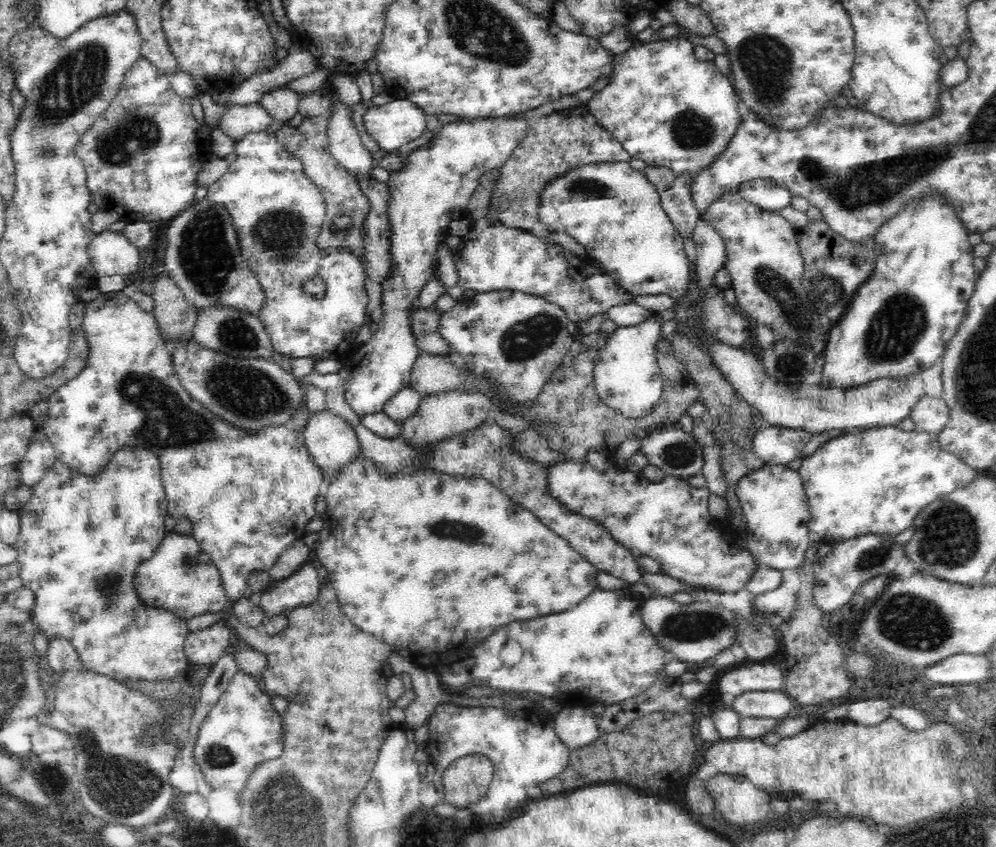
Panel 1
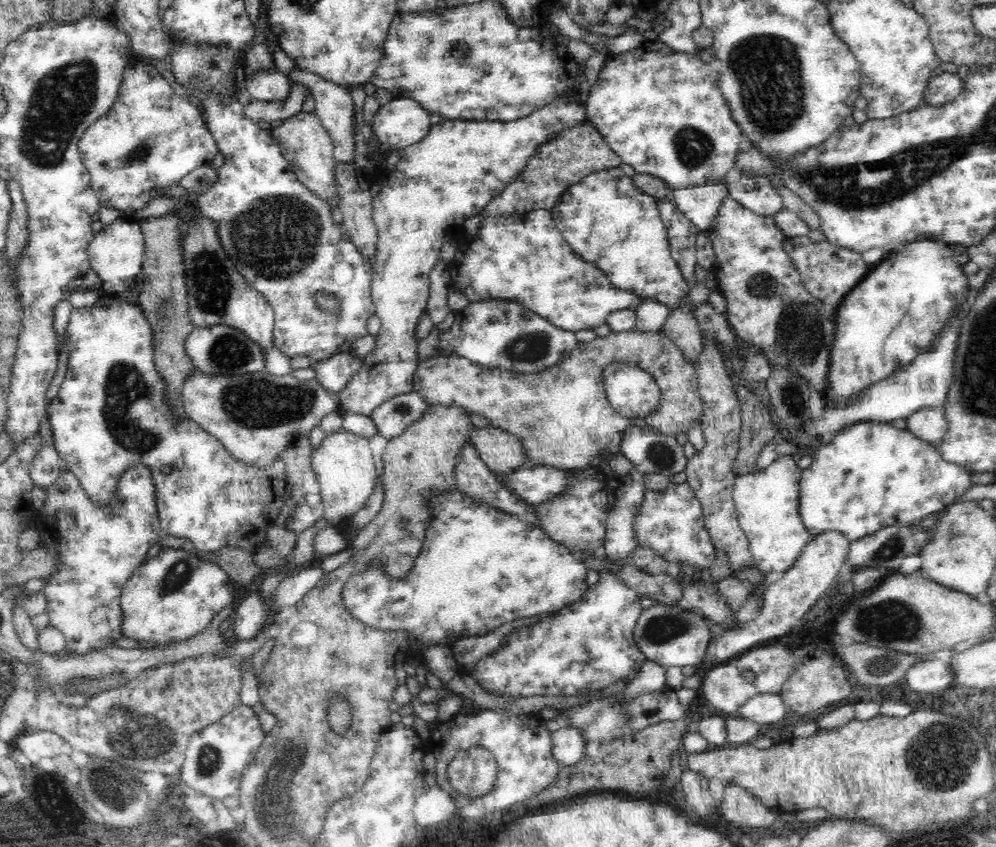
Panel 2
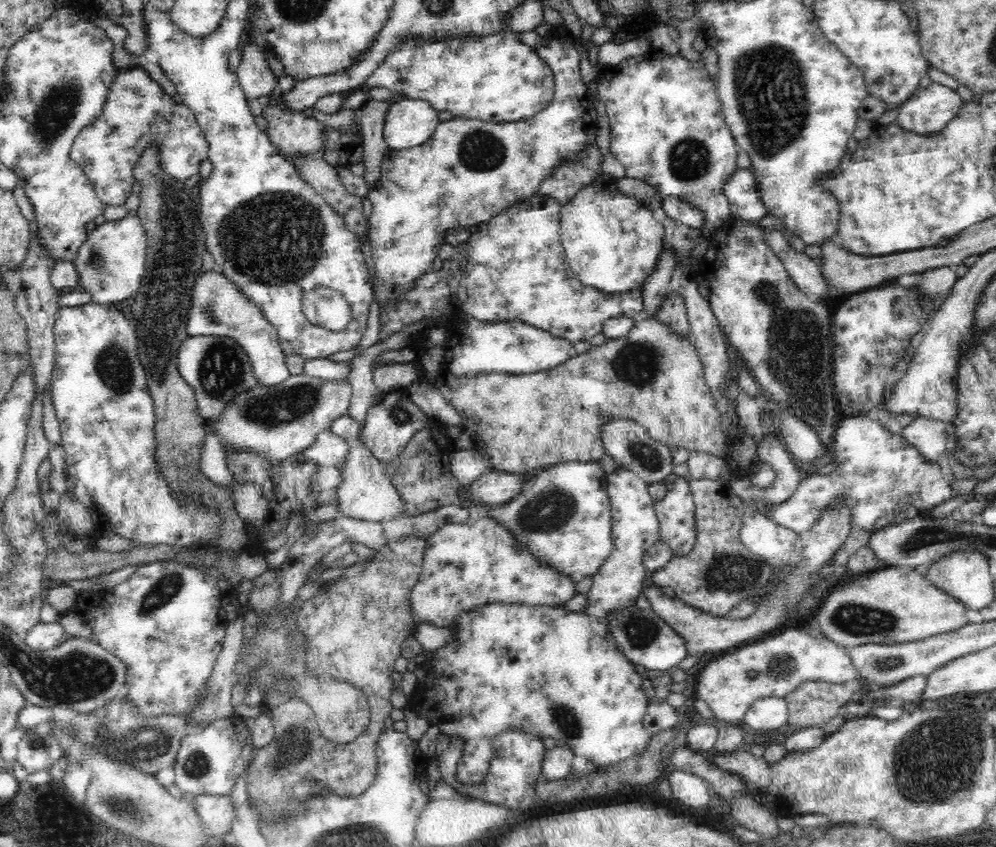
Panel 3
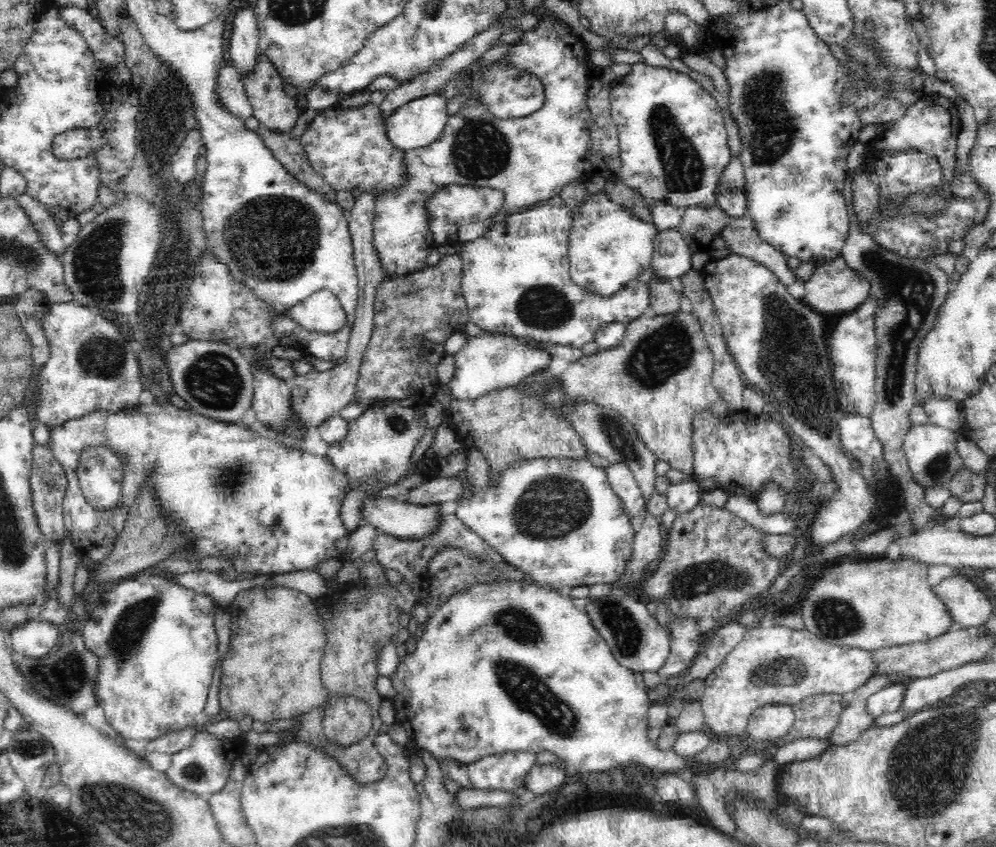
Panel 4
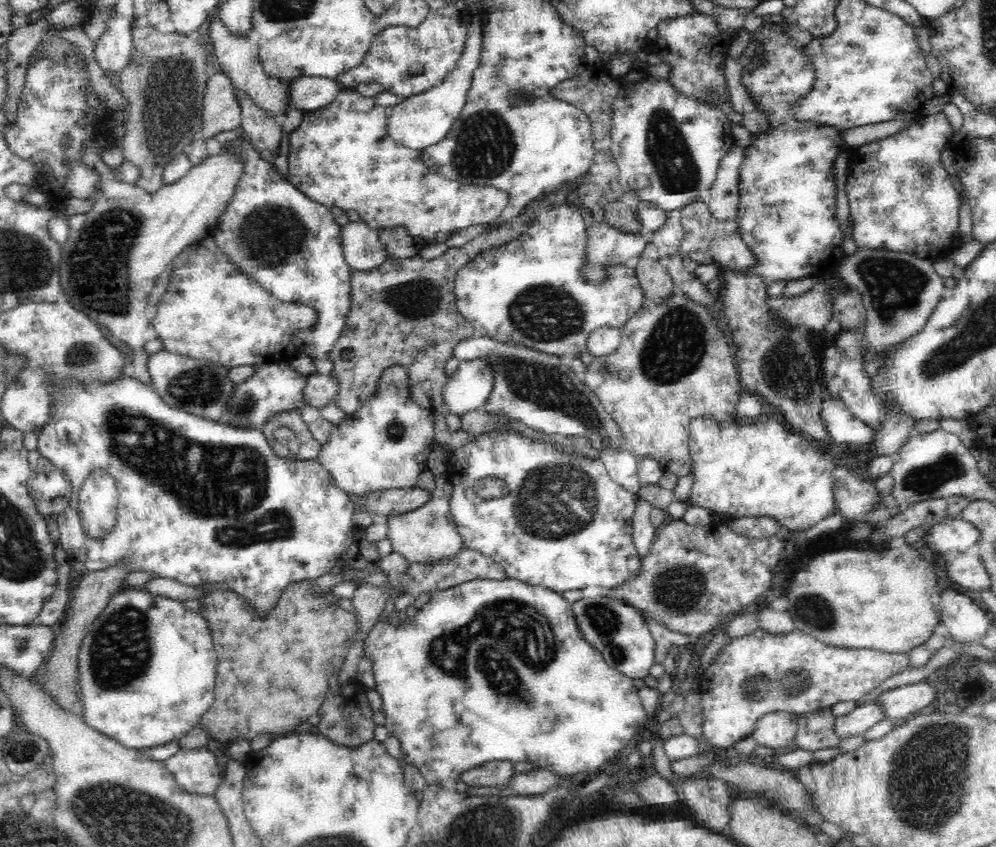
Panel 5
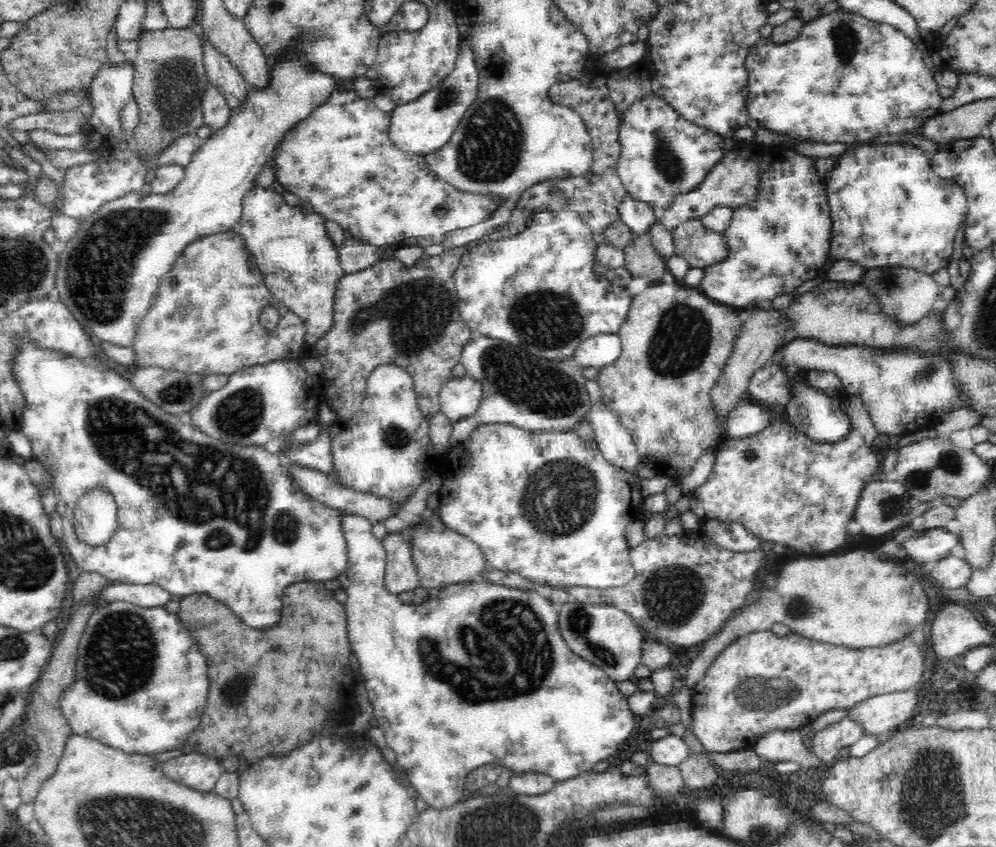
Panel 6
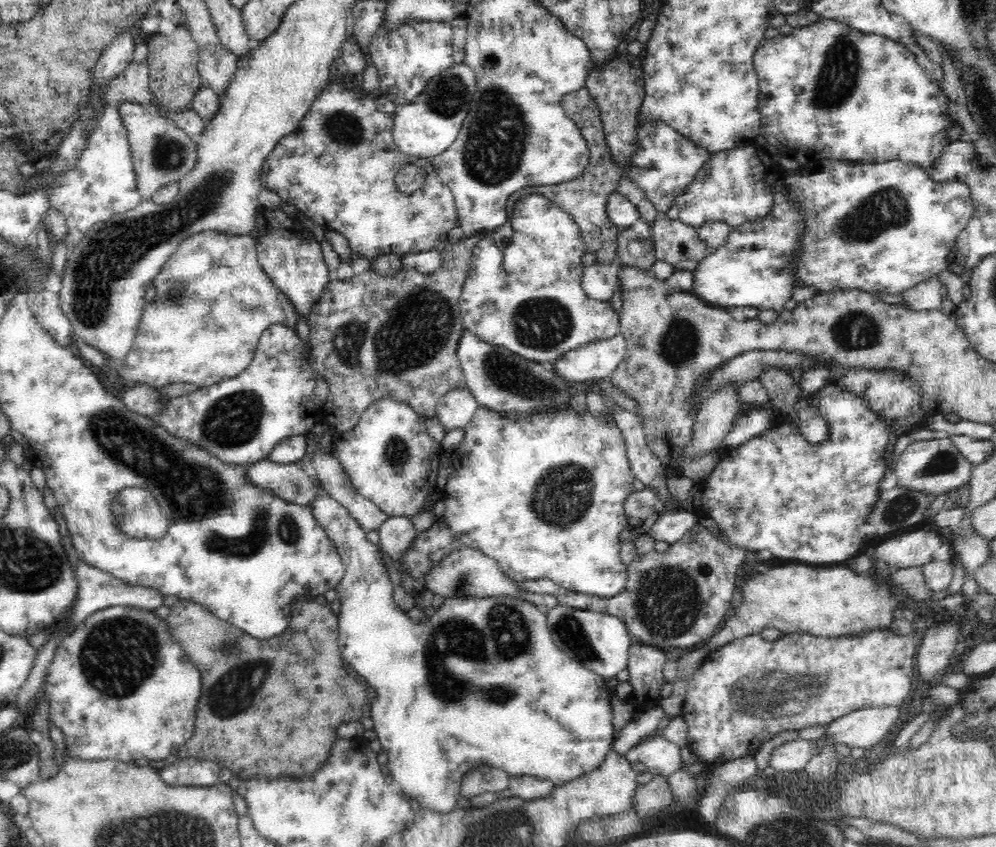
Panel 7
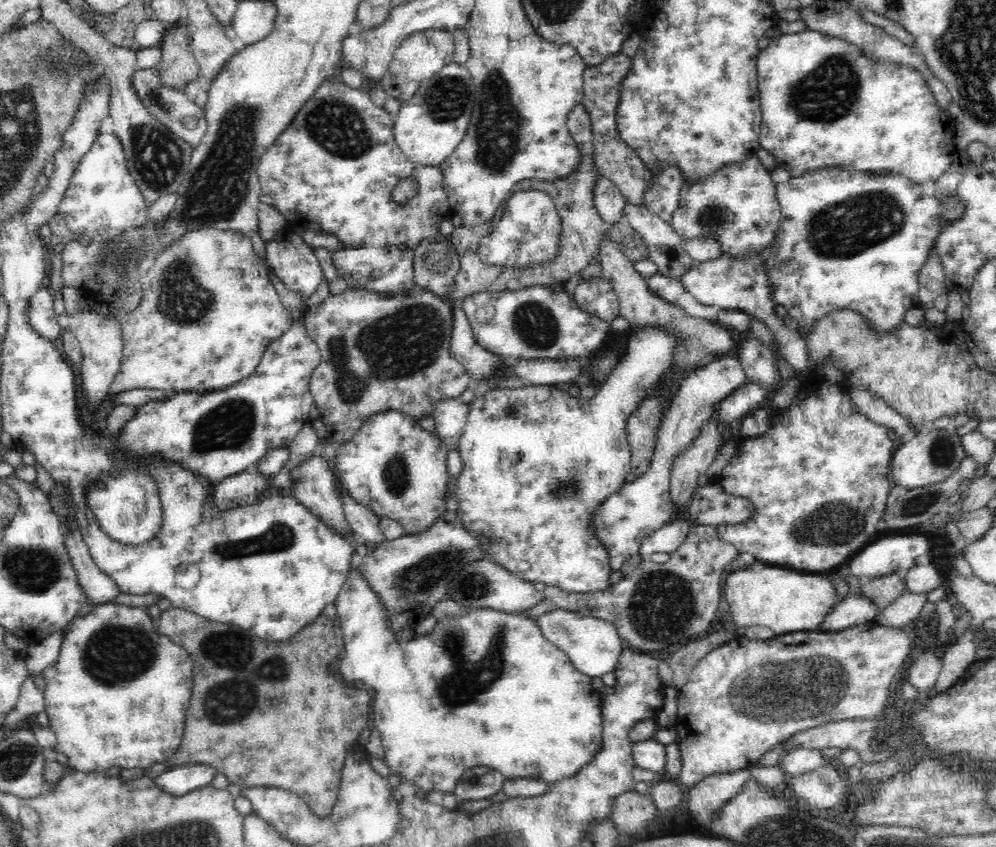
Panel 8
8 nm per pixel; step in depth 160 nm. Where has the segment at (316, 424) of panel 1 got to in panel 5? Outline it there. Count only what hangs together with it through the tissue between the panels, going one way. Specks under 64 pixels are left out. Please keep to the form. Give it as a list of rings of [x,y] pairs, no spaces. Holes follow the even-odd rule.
[[[442,472],[428,503],[410,512],[392,514],[392,518],[388,518],[387,538],[393,551],[404,556],[408,562],[422,564],[448,560],[458,554],[464,548],[464,543],[451,519],[449,500],[452,494],[453,484],[450,484],[449,476]]]

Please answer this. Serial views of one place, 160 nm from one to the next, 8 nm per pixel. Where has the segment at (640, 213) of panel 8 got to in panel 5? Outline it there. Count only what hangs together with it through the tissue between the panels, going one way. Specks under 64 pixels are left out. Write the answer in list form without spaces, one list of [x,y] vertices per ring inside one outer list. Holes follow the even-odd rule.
[[[698,201],[680,211],[679,218],[685,232],[679,244],[679,253],[683,259],[691,258],[699,264],[716,264],[720,270],[748,270],[758,264],[758,257],[745,243],[736,220],[721,220],[710,213],[708,205]]]

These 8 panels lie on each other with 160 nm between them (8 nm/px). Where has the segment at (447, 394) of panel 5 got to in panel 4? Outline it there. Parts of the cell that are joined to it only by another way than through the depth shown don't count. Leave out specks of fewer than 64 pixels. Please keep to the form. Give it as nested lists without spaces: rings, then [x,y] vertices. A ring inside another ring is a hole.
[[[485,332],[483,335],[467,338],[462,348],[453,357],[455,370],[447,386],[453,397],[476,398],[502,385],[518,385],[532,375],[546,370],[550,354],[542,349],[527,345],[532,337],[514,336],[512,333]]]

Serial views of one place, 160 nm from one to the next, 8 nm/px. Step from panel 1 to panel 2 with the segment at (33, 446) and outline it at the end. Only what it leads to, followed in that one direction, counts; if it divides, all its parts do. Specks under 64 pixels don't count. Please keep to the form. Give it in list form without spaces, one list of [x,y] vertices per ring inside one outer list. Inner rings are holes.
[[[42,445],[31,461],[30,478],[39,487],[50,486],[58,480],[61,472],[62,460],[55,447]]]

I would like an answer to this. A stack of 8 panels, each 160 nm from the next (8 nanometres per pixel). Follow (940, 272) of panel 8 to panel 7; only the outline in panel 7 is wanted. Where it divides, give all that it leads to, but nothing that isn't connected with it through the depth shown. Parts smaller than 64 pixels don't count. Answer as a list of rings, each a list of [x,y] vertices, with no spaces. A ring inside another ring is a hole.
[[[932,276],[924,282],[918,282],[916,286],[910,286],[904,292],[900,292],[903,295],[902,304],[916,312],[938,310],[943,301],[942,284],[939,276]]]

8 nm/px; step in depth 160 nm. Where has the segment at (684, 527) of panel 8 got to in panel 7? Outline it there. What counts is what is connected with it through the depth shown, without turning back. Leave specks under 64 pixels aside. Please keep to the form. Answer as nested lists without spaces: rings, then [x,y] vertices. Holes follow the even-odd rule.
[[[688,510],[664,512],[658,516],[652,528],[647,532],[655,542],[674,544],[688,532],[698,520],[697,514]]]

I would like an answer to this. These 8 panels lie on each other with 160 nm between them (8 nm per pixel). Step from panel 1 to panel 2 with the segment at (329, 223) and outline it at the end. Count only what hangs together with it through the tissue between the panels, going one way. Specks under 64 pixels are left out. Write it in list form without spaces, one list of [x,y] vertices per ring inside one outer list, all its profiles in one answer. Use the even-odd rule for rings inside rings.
[[[300,111],[290,118],[278,123],[270,130],[276,143],[279,144],[284,159],[294,168],[297,180],[302,181],[313,194],[322,198],[331,207],[334,224],[342,226],[344,216],[341,214],[341,198],[338,197],[337,162],[334,159],[332,137],[324,128],[320,117],[315,112]]]

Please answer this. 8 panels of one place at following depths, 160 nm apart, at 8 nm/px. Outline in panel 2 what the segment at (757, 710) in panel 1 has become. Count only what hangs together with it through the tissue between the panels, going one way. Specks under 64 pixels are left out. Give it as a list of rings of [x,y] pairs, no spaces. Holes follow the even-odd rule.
[[[758,693],[740,706],[738,716],[760,725],[770,724],[786,716],[786,705],[779,694]]]

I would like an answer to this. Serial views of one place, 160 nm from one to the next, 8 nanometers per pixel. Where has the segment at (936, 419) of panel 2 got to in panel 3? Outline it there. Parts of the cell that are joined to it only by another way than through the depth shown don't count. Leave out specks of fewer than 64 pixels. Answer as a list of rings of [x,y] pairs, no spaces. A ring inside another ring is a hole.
[[[916,417],[900,434],[908,444],[914,445],[926,460],[938,462],[940,454],[949,452],[948,424],[942,420]]]

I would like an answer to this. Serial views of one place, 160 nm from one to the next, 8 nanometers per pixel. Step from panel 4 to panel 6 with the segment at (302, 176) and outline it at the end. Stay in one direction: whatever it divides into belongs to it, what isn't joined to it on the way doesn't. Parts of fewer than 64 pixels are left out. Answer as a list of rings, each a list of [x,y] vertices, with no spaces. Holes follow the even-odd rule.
[[[201,36],[203,67],[208,84],[215,86],[232,109],[239,109],[251,87],[230,59]]]

